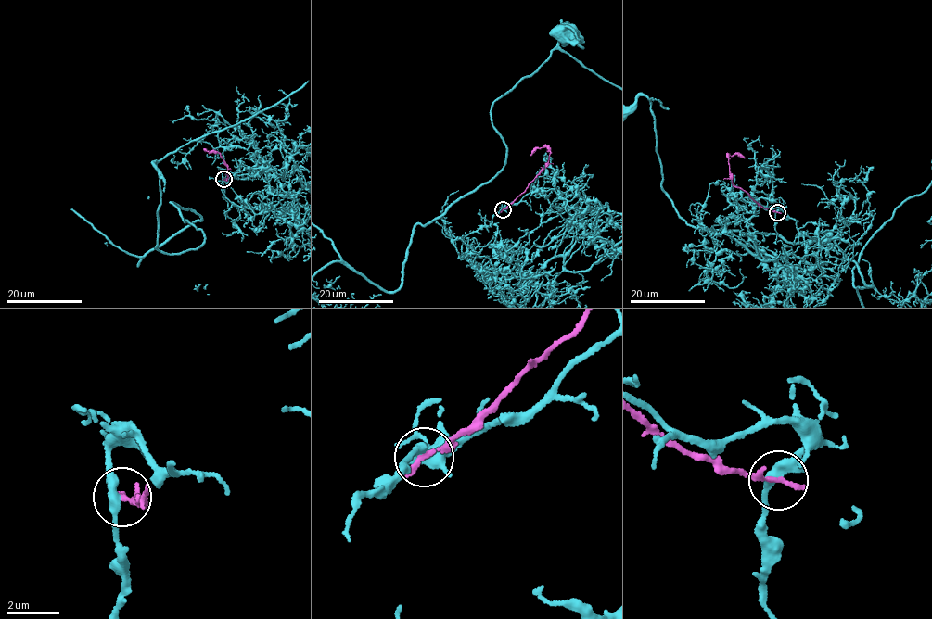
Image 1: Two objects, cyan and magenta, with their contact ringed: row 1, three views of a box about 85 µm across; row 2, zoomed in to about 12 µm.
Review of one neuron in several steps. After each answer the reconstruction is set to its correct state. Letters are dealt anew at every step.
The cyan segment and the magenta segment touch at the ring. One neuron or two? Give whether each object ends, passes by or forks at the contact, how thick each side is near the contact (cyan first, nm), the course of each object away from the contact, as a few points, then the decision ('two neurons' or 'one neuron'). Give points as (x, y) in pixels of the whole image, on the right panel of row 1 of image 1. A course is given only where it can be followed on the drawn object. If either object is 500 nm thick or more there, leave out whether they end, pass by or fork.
cyan passes by; magenta ends there; 360 nm thick on the cyan side, 220 nm on the other; magenta runs (776, 212), (756, 202), (733, 183), (728, 155), (736, 154), (745, 157); two neurons

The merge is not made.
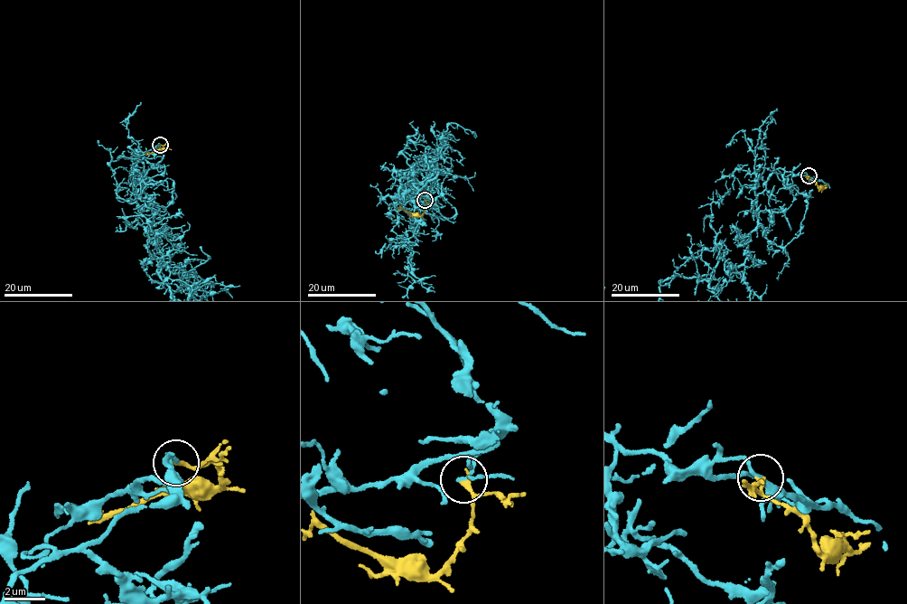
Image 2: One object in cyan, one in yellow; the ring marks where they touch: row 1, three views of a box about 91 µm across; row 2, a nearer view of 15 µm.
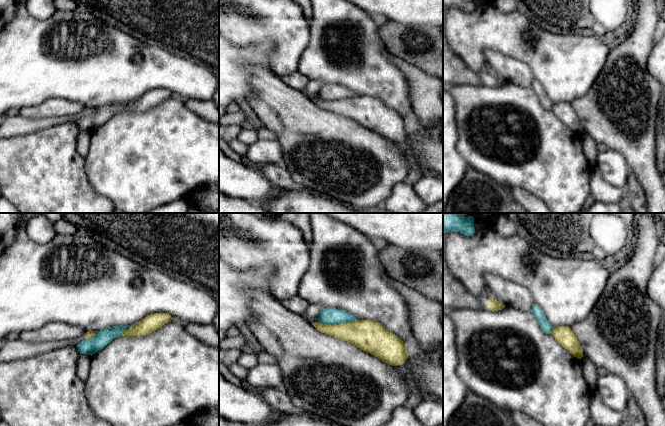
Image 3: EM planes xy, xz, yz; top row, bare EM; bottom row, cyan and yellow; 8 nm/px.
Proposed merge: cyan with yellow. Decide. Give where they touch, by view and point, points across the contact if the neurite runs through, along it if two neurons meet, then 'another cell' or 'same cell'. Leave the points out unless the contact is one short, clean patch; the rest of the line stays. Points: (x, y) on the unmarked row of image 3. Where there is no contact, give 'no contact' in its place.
xz (337, 99) | another cell

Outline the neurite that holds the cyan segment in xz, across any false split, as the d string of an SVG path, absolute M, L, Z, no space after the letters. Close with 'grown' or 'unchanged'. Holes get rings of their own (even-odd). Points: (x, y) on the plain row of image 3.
M323 84L317 93L318 98L327 101L335 101L356 97L356 93L346 87L335 84Z | unchanged

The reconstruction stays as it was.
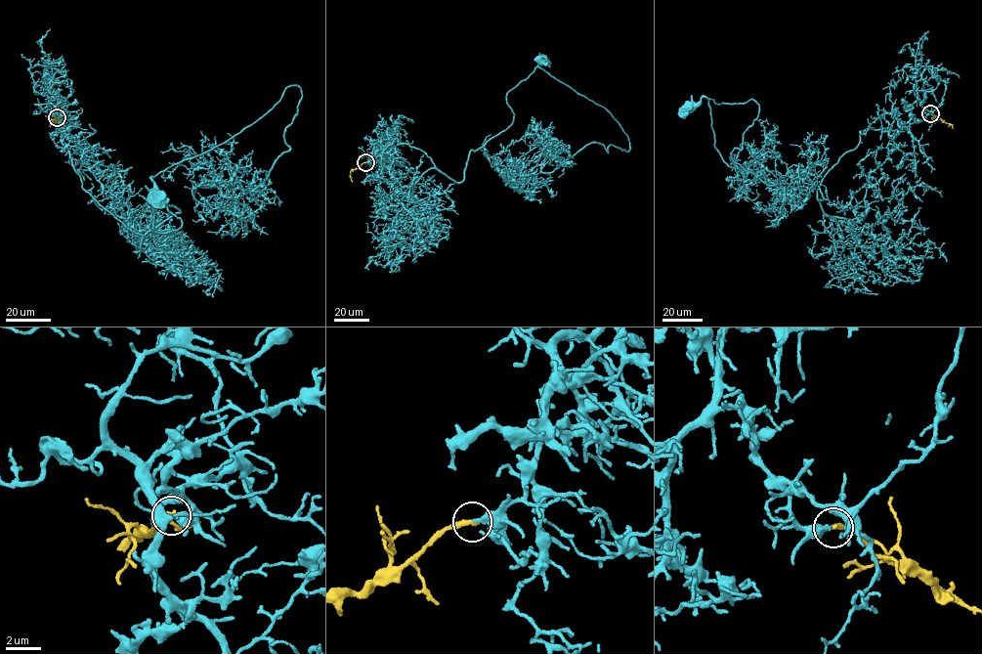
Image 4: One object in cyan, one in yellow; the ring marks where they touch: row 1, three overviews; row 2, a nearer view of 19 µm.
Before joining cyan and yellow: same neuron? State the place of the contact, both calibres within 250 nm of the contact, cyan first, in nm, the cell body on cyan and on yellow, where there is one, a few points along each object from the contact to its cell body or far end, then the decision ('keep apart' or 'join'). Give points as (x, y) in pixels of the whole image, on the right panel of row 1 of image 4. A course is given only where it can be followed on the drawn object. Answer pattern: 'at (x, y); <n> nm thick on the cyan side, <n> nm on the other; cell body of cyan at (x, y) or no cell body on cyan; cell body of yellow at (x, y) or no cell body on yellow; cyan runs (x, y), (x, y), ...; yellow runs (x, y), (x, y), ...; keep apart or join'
at (930, 113); 240 nm thick on the cyan side, 280 nm on the other; cell body of cyan at (688, 107); no cell body on yellow; cyan runs (930, 113), (917, 100), (910, 120), (861, 133), (820, 200), (800, 170), (727, 165), (708, 100), (689, 108); yellow runs (930, 113), (951, 124), (953, 128); join

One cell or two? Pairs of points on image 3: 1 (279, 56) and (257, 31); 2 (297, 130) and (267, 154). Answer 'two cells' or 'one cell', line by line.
1: one cell
2: two cells

